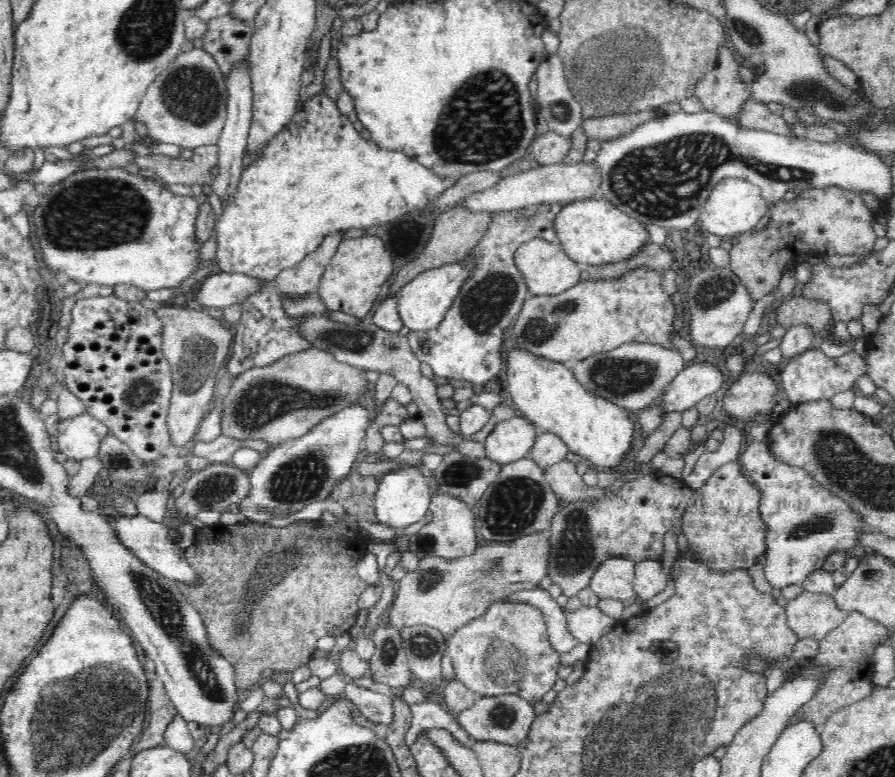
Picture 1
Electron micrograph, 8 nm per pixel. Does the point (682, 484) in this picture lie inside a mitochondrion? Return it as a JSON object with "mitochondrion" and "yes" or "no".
{"mitochondrion":"no"}

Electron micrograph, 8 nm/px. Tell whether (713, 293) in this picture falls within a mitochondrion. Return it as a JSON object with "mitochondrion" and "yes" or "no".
{"mitochondrion":"yes"}

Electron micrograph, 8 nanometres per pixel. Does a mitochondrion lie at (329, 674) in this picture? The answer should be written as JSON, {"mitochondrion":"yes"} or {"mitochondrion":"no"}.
{"mitochondrion":"no"}

